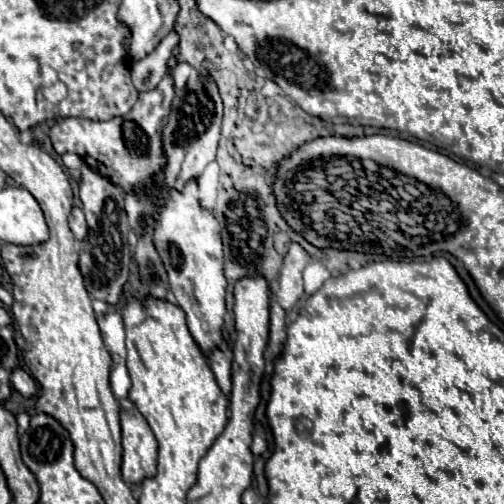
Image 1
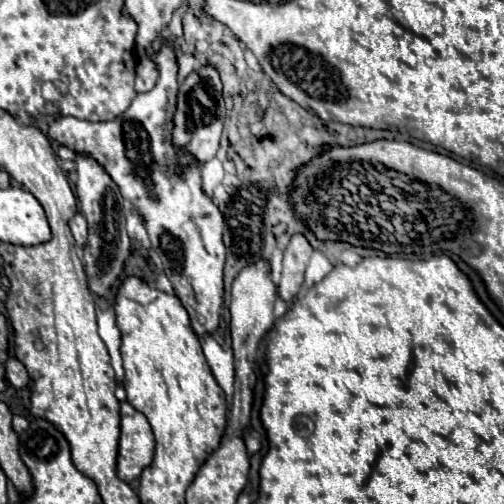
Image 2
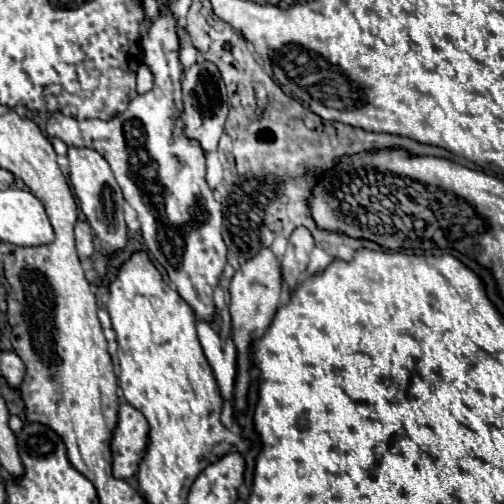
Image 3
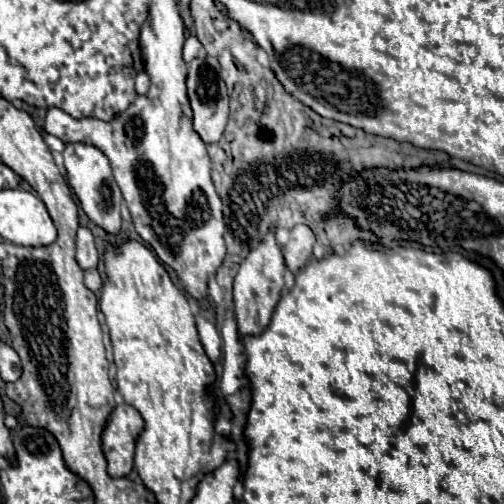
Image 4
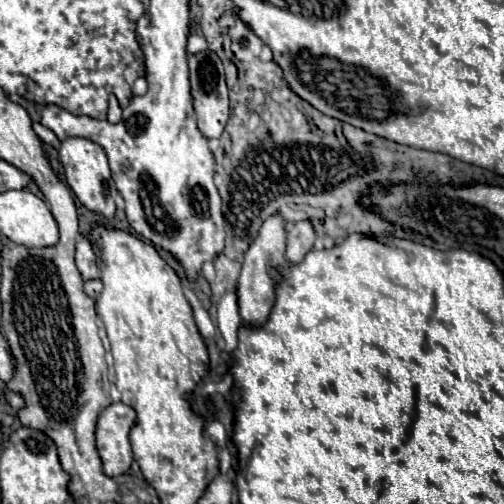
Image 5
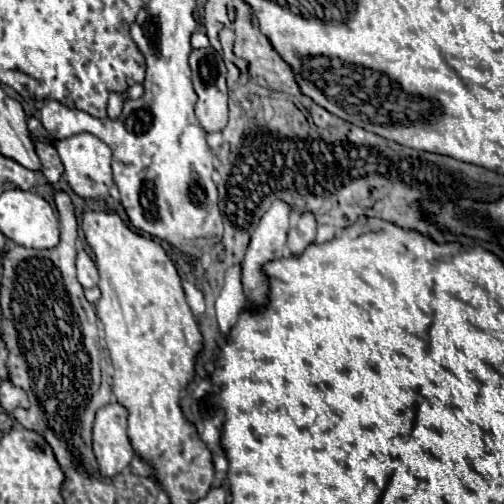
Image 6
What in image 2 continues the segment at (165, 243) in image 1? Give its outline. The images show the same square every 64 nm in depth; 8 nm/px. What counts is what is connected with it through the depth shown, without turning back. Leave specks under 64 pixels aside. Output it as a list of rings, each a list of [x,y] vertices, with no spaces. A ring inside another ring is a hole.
[[[150,48],[150,56],[160,68],[160,80],[150,92],[138,94],[124,116],[108,122],[88,122],[72,116],[60,116],[50,124],[48,138],[74,150],[76,154],[94,158],[140,212],[152,250],[162,260],[164,272],[174,286],[174,294],[190,316],[192,330],[202,338],[218,330],[220,310],[224,306],[224,220],[216,204],[202,192],[200,166],[192,166],[180,176],[176,174],[178,152],[172,148],[170,140],[172,112],[176,110],[178,94],[178,64],[172,48]]]

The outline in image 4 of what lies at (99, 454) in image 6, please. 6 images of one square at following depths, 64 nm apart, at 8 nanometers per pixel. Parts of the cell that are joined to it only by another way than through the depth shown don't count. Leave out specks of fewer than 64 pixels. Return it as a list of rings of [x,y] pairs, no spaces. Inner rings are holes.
[[[118,404],[102,434],[102,448],[112,478],[128,476],[134,468],[136,440],[144,430],[144,420],[130,404]]]

